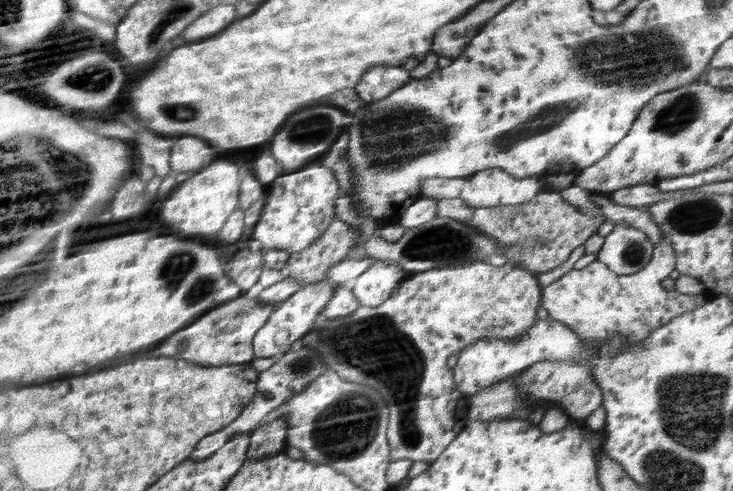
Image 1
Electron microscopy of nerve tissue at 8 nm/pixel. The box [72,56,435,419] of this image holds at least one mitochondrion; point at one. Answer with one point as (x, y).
(181, 272)

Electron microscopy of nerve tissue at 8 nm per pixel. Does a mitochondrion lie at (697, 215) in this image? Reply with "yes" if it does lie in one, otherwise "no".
yes

